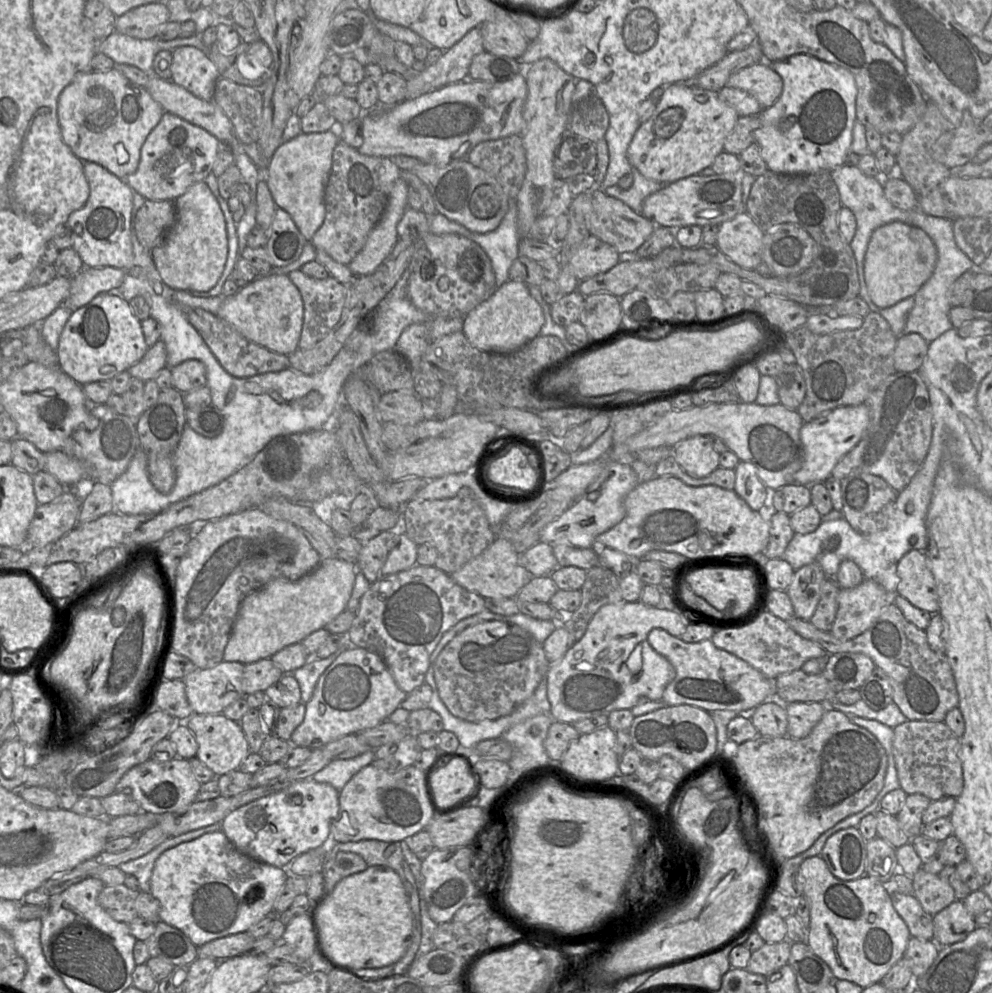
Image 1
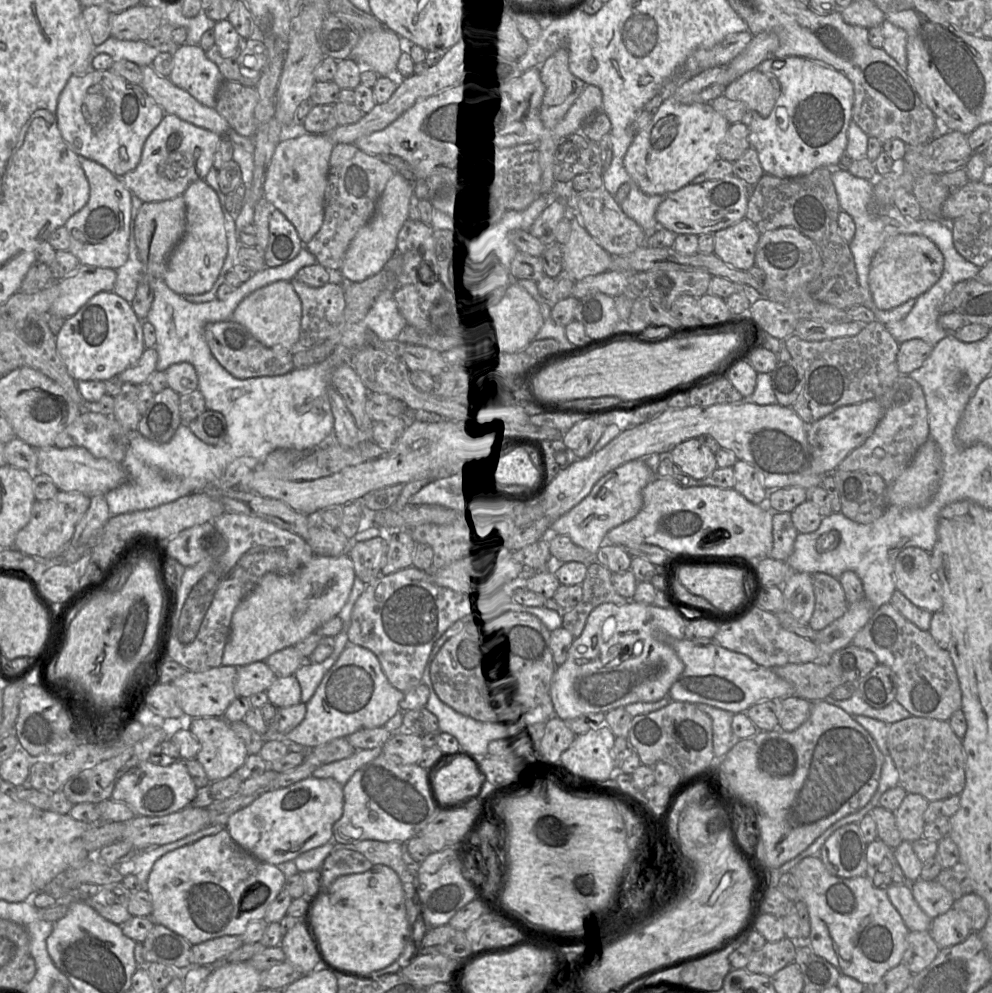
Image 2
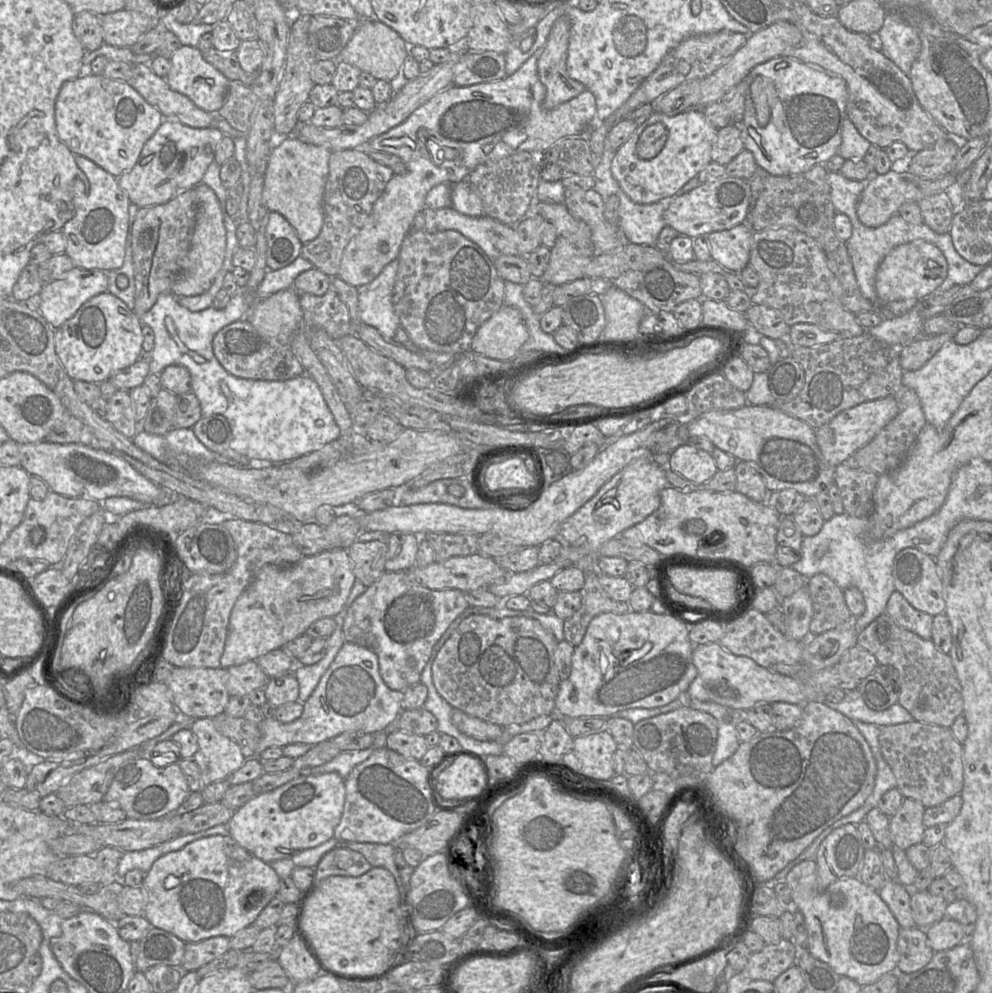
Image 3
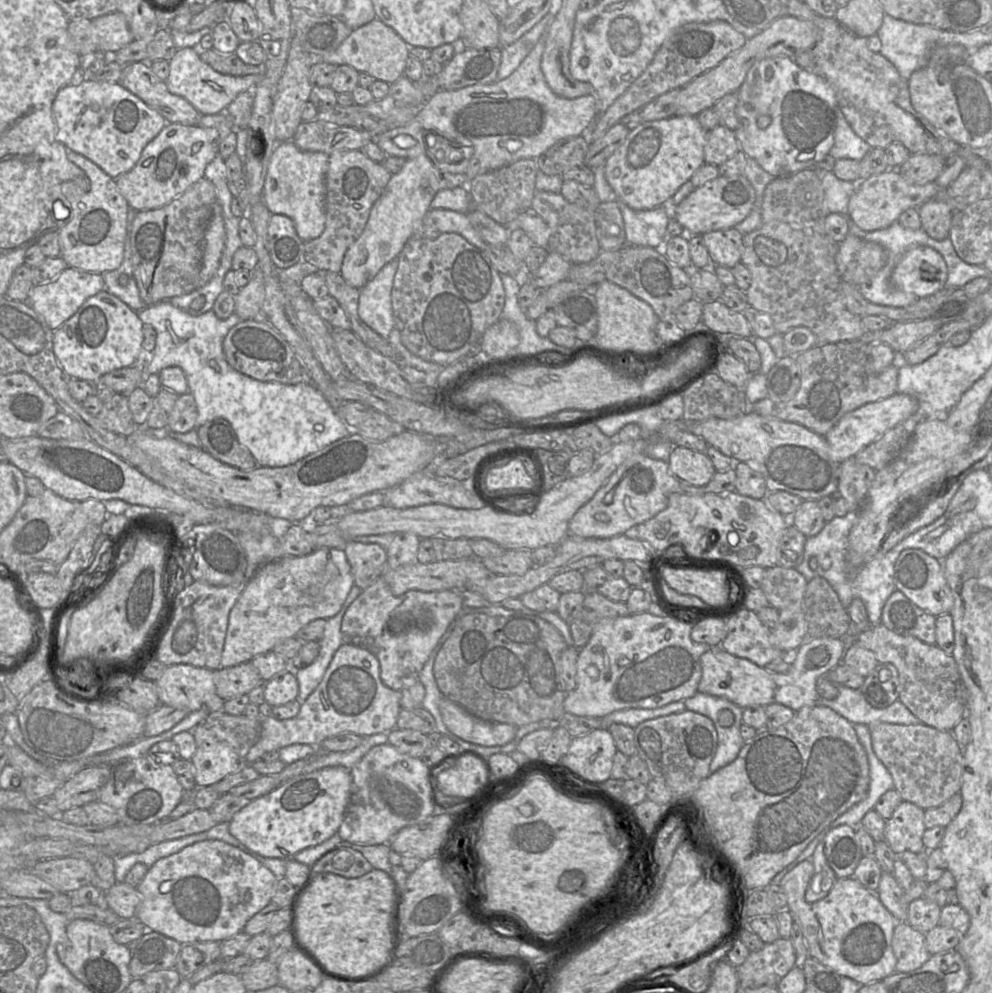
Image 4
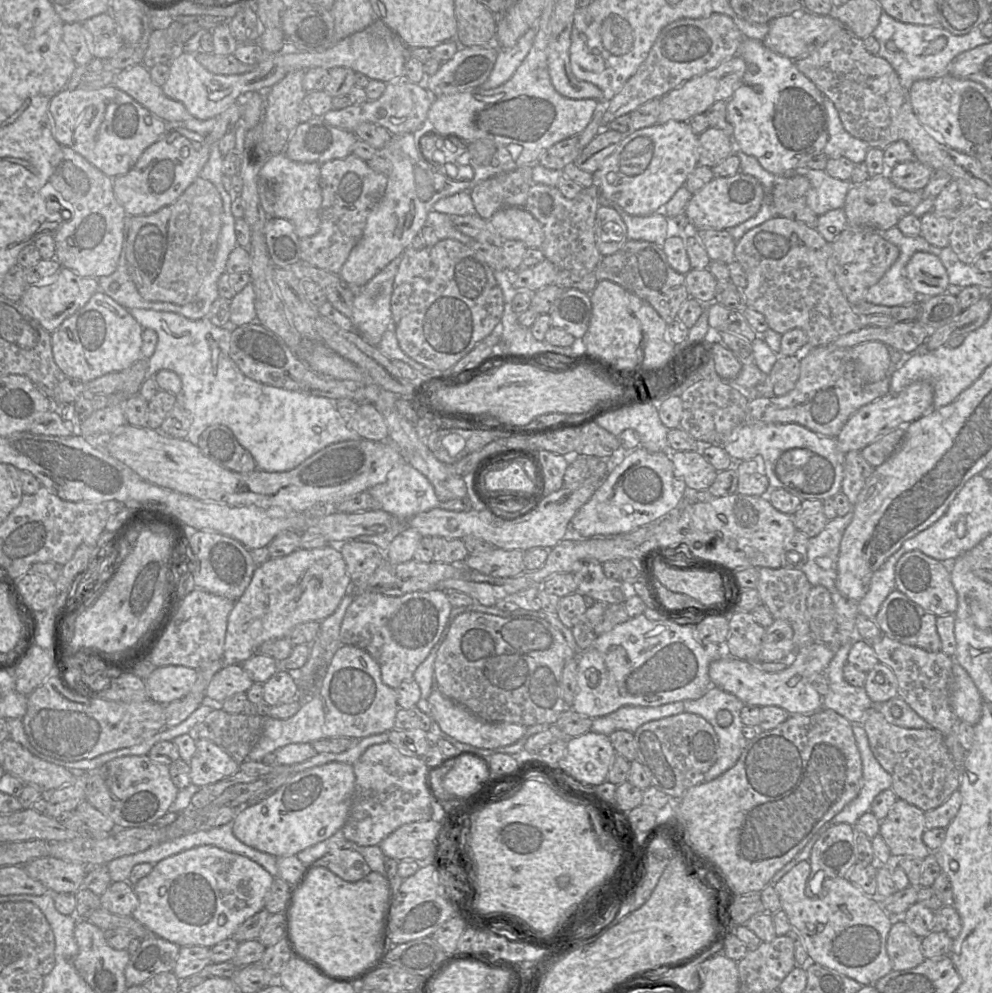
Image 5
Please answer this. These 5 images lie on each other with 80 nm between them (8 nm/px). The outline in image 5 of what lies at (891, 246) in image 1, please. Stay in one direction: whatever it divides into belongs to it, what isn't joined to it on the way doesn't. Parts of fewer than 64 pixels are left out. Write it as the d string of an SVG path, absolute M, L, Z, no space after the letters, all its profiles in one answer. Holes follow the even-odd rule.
M915 252L906 265L906 277L920 297L941 295L949 287L947 270L941 260L928 252Z

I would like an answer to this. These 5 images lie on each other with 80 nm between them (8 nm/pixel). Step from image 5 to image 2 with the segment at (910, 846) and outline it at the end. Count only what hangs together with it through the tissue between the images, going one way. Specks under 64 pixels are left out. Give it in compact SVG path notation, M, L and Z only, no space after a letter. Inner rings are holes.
M907 793L899 808L893 812L903 841L914 842L923 837L923 815L928 805L929 801L922 795Z

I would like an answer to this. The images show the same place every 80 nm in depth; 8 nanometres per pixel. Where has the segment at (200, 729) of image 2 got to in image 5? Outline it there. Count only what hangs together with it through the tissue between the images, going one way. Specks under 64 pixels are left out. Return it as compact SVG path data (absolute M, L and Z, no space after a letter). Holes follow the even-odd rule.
M197 738L196 752L190 760L191 782L199 787L214 784L239 771L240 764L206 738Z

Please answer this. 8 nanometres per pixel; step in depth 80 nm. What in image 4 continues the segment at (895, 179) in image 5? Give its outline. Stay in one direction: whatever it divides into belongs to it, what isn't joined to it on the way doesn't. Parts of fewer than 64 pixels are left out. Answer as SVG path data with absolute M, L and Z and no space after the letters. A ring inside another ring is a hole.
M911 154L897 171L910 184L924 185L936 180L945 162L946 159L940 155Z

